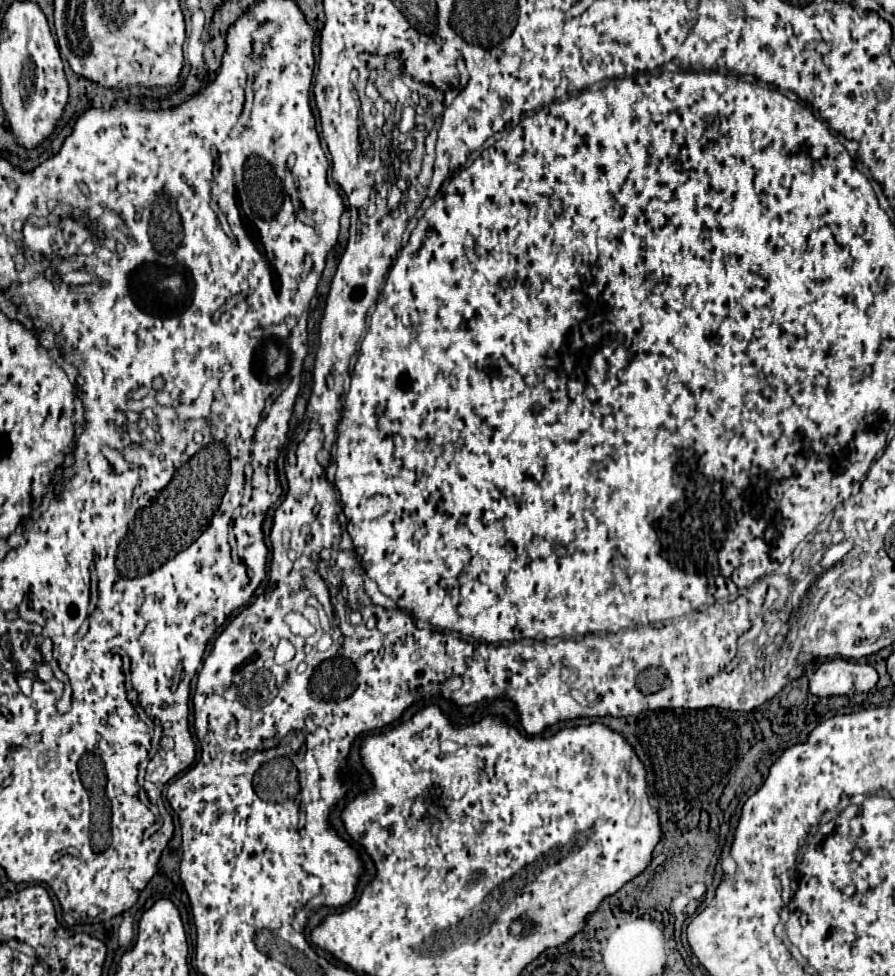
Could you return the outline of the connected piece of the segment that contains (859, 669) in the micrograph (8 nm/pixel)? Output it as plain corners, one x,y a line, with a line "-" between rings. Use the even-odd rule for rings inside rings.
834,658
824,662
810,678
810,692
814,696
852,696
858,692
868,692
878,682
878,672
870,664

